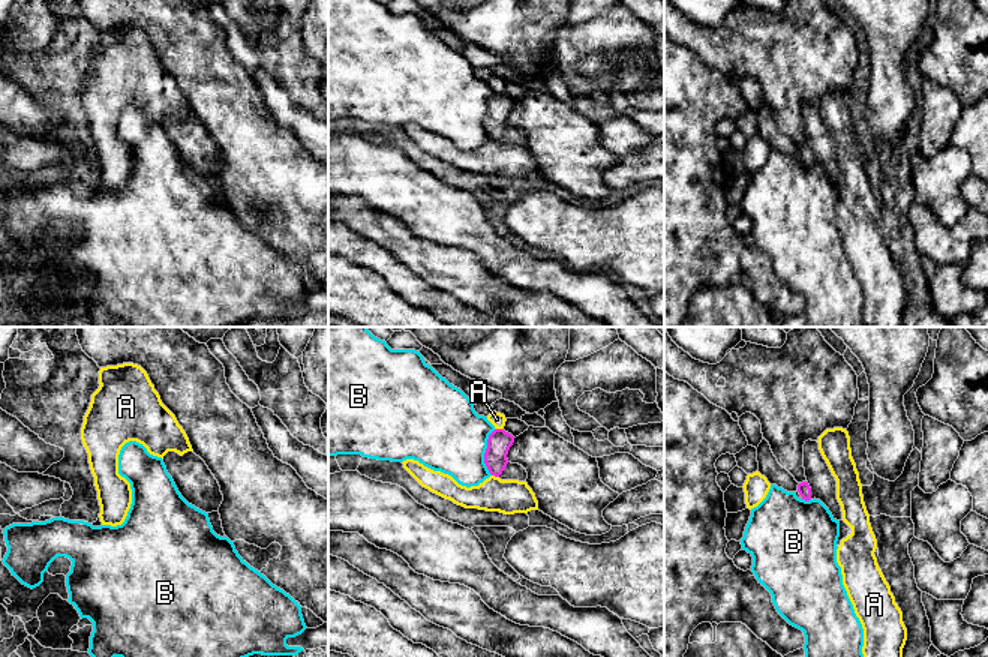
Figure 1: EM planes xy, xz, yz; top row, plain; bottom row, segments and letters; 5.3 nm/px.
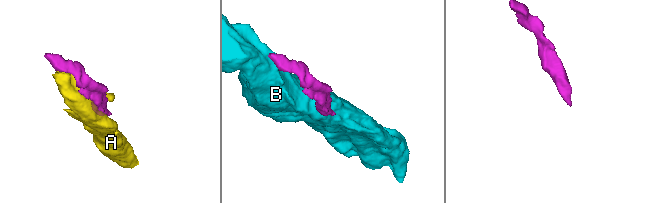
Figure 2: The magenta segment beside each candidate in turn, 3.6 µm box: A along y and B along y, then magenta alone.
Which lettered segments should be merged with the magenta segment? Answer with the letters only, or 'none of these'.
none of these

